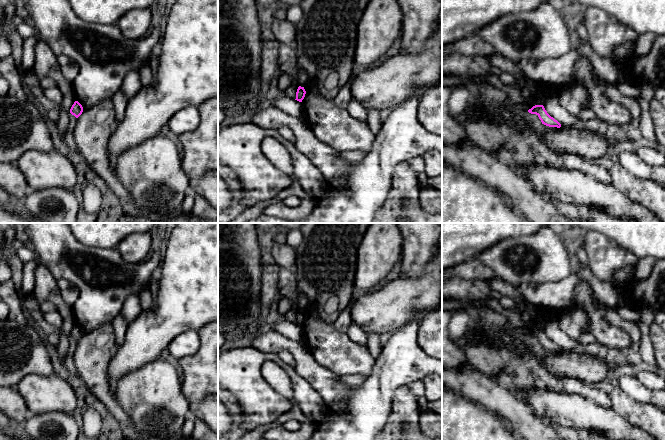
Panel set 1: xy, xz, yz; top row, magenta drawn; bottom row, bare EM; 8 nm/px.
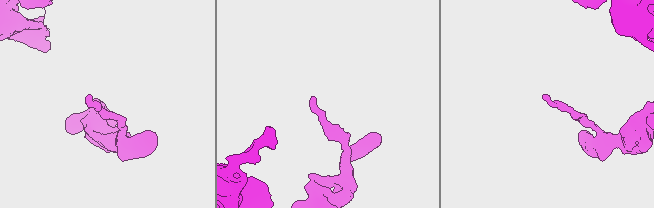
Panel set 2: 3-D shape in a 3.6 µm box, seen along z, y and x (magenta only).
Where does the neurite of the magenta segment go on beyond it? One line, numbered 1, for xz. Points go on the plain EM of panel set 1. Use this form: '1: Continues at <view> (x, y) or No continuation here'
1: No continuation here

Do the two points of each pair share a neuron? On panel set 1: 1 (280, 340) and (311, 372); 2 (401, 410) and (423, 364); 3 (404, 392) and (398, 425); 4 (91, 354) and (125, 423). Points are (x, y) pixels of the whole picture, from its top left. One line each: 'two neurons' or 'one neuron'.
1: one neuron
2: two neurons
3: one neuron
4: one neuron

